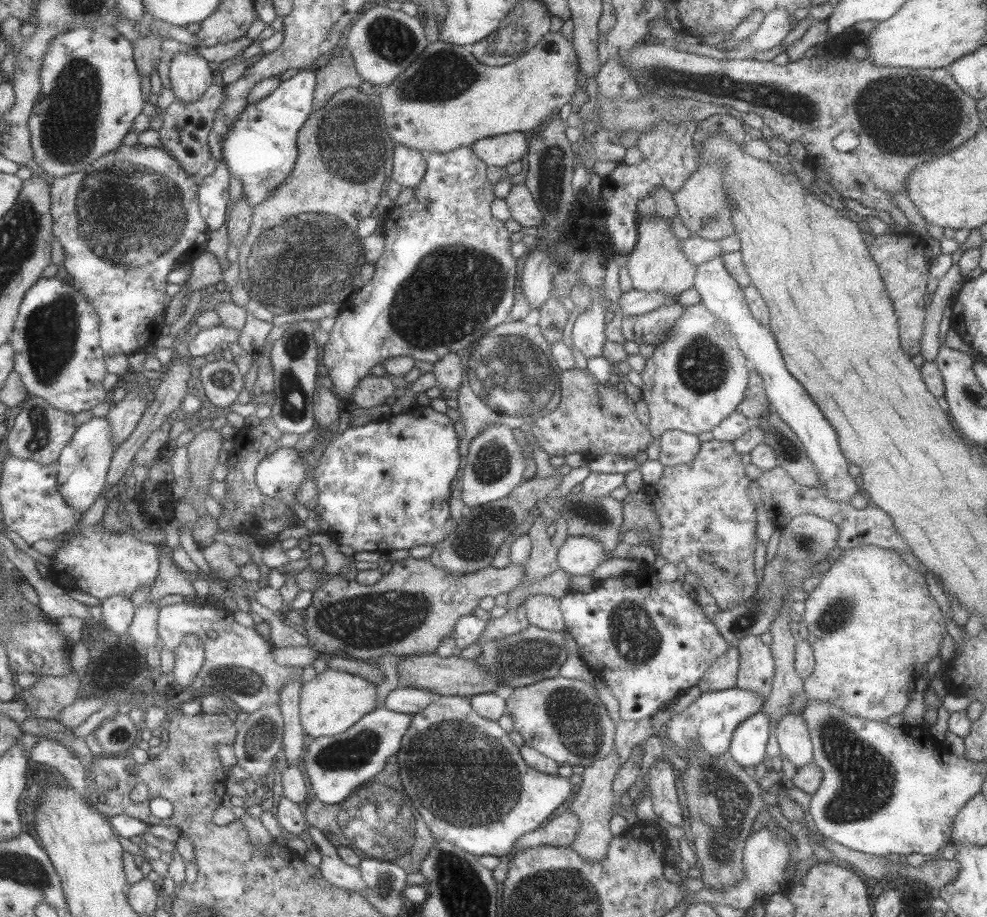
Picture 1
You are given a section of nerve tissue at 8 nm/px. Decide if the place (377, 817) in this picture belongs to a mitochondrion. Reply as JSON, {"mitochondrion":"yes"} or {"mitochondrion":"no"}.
{"mitochondrion":"yes"}

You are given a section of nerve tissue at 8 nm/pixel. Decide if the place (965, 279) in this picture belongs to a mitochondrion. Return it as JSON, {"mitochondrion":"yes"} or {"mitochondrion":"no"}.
{"mitochondrion":"no"}

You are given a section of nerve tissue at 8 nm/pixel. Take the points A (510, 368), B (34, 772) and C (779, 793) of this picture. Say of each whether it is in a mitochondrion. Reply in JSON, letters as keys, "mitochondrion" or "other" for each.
{"A":"mitochondrion","B":"other","C":"other"}

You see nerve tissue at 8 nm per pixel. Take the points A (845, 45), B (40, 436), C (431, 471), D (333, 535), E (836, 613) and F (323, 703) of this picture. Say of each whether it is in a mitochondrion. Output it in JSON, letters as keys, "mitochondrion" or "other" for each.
{"A":"other","B":"mitochondrion","C":"other","D":"other","E":"mitochondrion","F":"other"}

